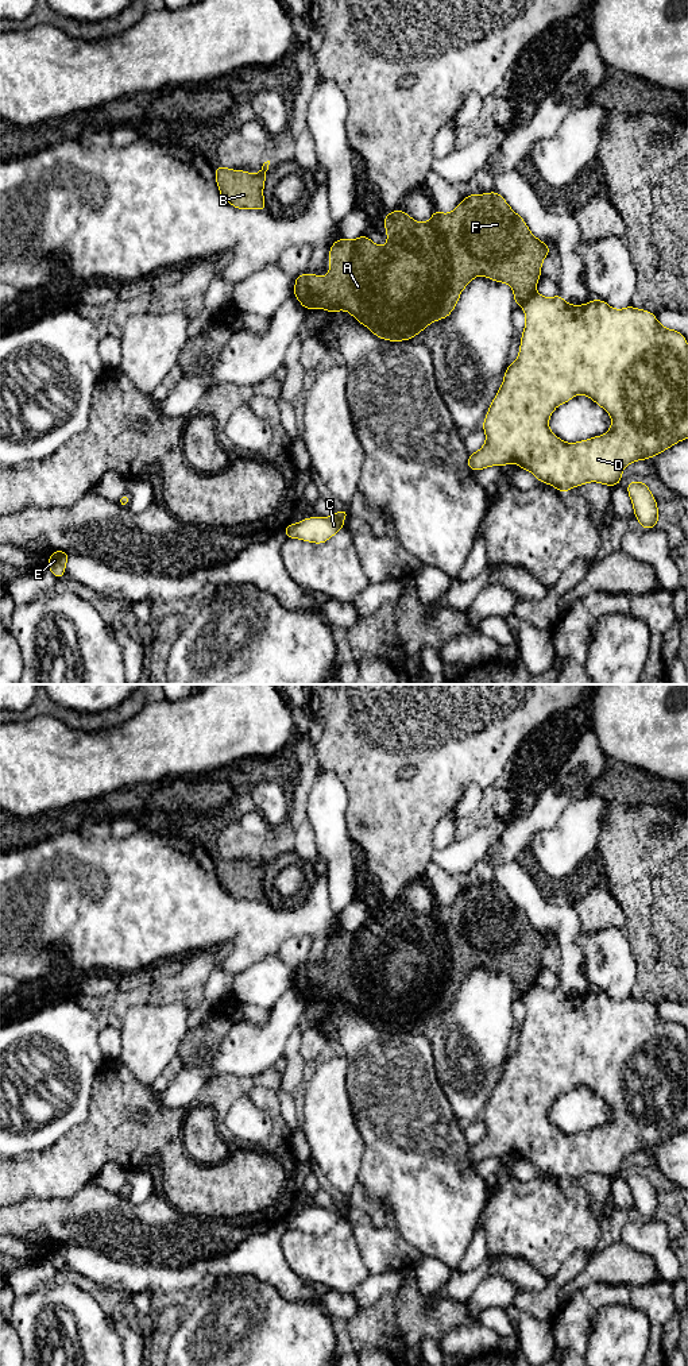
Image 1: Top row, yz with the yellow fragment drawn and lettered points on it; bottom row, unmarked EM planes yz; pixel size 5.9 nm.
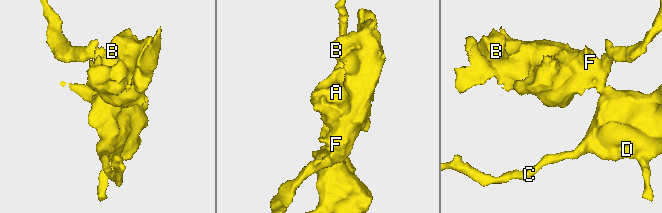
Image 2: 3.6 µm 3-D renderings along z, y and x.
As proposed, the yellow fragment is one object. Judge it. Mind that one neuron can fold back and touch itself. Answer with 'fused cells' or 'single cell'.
fused cells

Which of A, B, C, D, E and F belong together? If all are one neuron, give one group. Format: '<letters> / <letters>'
A B F / C D E

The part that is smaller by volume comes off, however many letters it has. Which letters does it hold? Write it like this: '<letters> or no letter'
A, B, F

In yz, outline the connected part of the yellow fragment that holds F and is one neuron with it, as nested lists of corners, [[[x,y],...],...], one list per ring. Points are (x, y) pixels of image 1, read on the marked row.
[[[498,192],[467,196],[451,213],[433,211],[426,223],[417,223],[401,208],[384,216],[387,244],[376,246],[364,234],[356,240],[340,238],[329,250],[329,275],[299,274],[295,277],[294,297],[310,310],[348,310],[375,336],[389,342],[411,340],[433,321],[447,319],[459,302],[460,292],[478,275],[505,282],[514,292],[515,305],[523,305],[536,292],[541,278],[541,266],[550,252],[546,243],[538,240]]]

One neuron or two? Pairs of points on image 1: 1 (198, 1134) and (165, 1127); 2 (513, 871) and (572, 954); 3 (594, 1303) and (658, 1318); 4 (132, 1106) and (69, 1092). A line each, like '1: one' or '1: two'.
1: two
2: one
3: one
4: two

